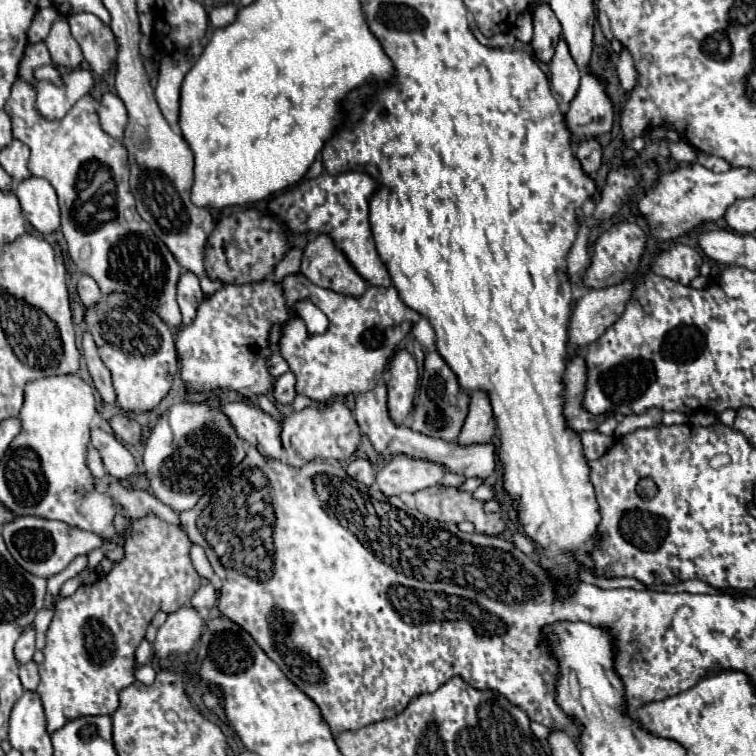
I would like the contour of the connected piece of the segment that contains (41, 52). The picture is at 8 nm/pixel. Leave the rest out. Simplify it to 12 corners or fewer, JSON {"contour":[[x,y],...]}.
{"contour":[[28,44],[20,62],[20,78],[34,82],[32,72],[52,64],[44,44]]}

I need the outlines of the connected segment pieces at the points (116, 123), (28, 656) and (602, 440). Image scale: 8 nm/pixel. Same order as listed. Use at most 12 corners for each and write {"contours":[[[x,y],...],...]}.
{"contours":[[[104,92],[96,112],[102,130],[120,140],[124,104]],[[26,628],[14,646],[16,662],[32,660],[34,628]],[[580,432],[584,456],[600,458],[614,438],[598,432]]]}

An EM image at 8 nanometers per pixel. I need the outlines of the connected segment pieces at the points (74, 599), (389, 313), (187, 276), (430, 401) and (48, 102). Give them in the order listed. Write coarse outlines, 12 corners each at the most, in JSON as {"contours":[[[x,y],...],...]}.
{"contours":[[[132,522],[58,600],[36,688],[48,734],[110,716],[156,610],[200,588],[192,542]],[[286,276],[330,320],[294,318],[280,354],[296,392],[326,402],[372,390],[420,314],[394,286],[358,298]],[[182,272],[176,300],[182,310],[182,324],[196,318],[204,292],[198,276]],[[438,352],[424,360],[412,430],[452,442],[470,394]],[[88,68],[62,70],[62,84],[36,82],[36,108],[62,118],[92,88]]]}

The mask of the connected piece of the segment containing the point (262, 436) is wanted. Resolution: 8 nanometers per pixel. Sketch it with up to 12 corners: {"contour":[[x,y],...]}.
{"contour":[[242,400],[220,404],[236,434],[282,458],[282,426]]}

